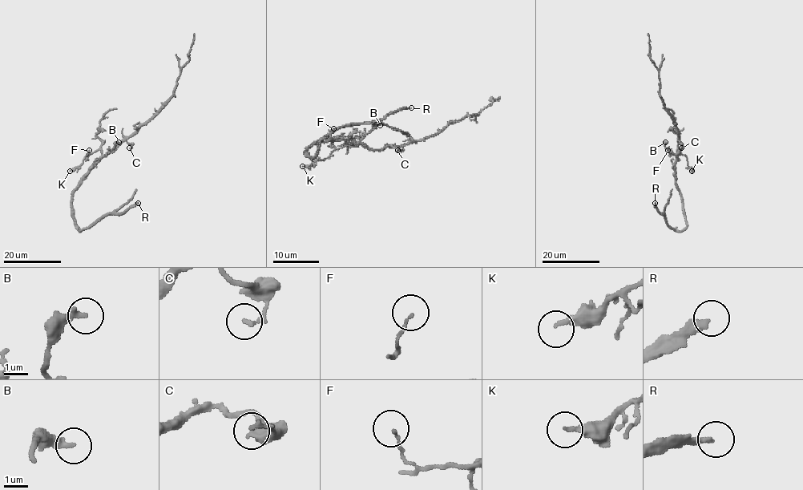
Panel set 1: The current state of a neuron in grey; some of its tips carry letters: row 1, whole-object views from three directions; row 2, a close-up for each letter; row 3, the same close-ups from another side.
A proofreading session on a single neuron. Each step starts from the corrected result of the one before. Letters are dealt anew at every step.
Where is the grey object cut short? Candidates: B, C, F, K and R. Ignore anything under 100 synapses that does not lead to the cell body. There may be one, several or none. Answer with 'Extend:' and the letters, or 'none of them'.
Extend: R

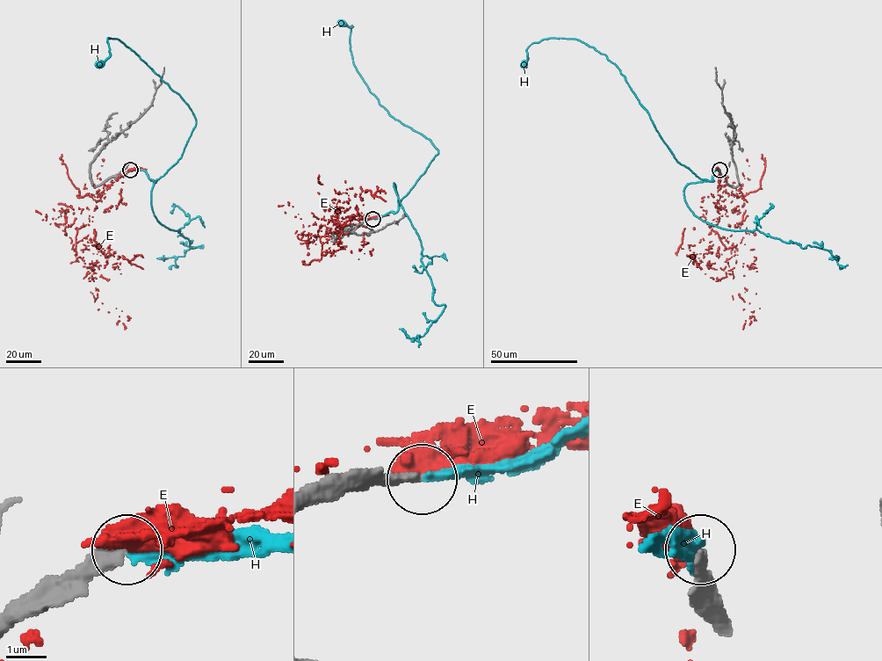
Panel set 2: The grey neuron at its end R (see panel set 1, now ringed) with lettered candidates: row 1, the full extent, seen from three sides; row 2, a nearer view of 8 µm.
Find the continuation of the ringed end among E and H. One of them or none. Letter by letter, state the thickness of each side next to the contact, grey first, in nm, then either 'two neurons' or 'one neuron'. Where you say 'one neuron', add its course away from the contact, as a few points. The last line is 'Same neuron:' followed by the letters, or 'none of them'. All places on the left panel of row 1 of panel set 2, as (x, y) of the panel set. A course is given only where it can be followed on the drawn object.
E: 380 nm thick on the grey side, 380 nm on the other; two neurons
H: 320 nm thick on the grey side, 240 nm on the other; one neuron; it runs (130, 170), (162, 177), (180, 157), (196, 119), (119, 39), (108, 38), (110, 55), (99, 64)
Same neuron: H

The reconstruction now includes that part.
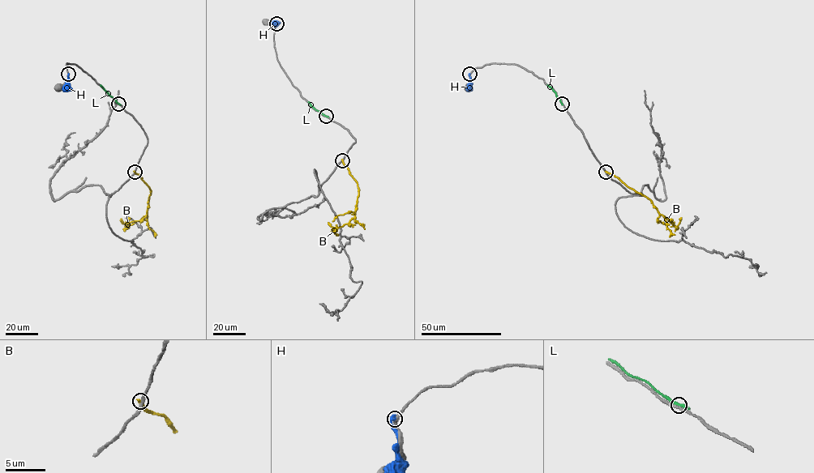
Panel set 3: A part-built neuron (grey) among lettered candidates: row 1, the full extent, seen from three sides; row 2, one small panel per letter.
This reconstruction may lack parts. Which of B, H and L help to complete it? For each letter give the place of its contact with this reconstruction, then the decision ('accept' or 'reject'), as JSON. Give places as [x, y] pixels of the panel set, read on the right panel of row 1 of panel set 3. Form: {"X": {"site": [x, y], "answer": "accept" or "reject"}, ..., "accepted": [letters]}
{"B": {"site": [606, 172], "answer": "reject"}, "H": {"site": [469, 74], "answer": "reject"}, "L": {"site": [562, 104], "answer": "reject"}, "accepted": []}

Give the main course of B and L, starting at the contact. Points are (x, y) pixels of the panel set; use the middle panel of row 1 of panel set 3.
B: (342, 160), (357, 182), (358, 195), (354, 217), (335, 231), (337, 236)
L: (326, 116), (309, 101)

